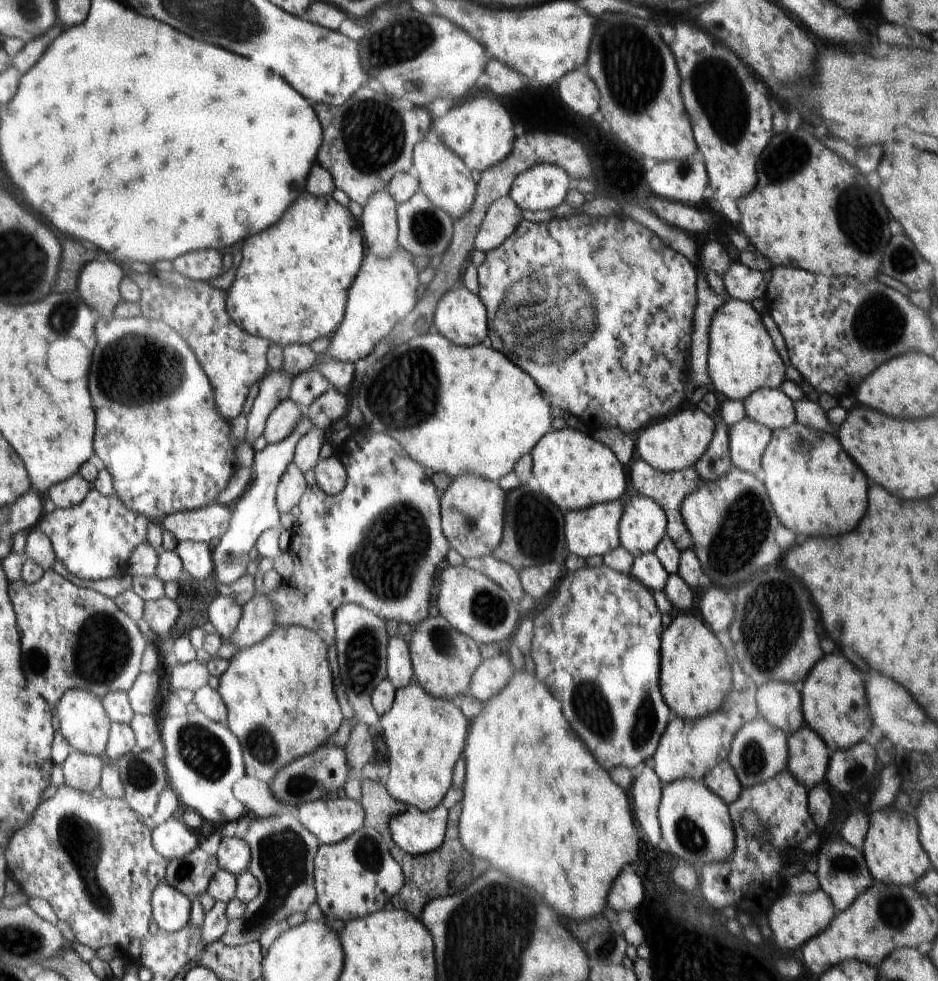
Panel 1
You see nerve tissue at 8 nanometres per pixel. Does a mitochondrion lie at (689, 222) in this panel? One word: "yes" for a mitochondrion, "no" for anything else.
no

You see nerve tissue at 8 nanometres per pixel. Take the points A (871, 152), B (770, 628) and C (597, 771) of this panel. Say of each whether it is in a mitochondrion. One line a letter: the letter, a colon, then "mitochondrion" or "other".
A: other
B: mitochondrion
C: other

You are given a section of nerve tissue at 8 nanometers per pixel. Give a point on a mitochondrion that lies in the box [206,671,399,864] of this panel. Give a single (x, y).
(261, 745)

